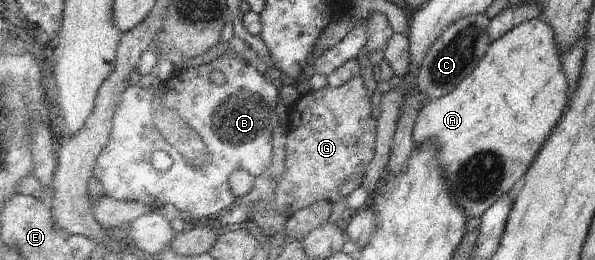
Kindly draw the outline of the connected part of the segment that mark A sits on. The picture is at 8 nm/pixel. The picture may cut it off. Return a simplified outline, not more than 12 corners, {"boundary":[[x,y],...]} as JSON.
{"boundary":[[543,16],[418,108],[451,200],[481,218],[569,95]]}

